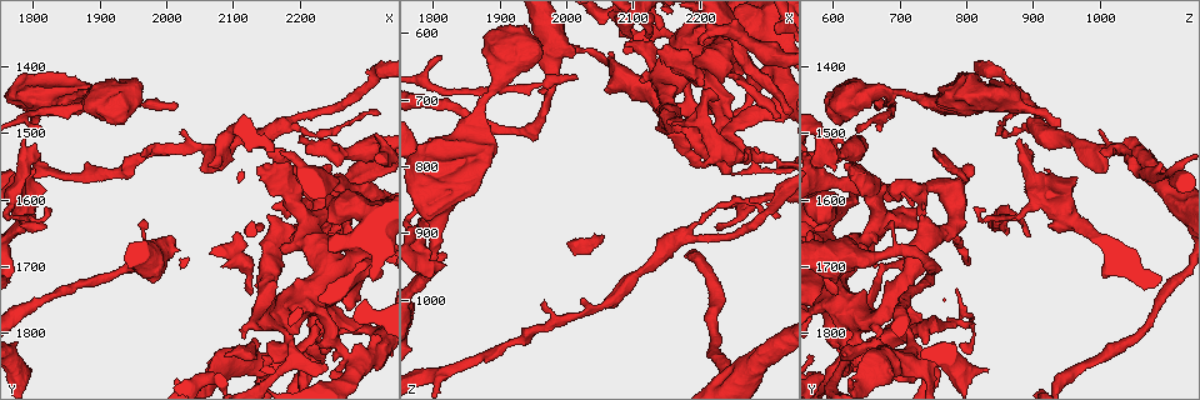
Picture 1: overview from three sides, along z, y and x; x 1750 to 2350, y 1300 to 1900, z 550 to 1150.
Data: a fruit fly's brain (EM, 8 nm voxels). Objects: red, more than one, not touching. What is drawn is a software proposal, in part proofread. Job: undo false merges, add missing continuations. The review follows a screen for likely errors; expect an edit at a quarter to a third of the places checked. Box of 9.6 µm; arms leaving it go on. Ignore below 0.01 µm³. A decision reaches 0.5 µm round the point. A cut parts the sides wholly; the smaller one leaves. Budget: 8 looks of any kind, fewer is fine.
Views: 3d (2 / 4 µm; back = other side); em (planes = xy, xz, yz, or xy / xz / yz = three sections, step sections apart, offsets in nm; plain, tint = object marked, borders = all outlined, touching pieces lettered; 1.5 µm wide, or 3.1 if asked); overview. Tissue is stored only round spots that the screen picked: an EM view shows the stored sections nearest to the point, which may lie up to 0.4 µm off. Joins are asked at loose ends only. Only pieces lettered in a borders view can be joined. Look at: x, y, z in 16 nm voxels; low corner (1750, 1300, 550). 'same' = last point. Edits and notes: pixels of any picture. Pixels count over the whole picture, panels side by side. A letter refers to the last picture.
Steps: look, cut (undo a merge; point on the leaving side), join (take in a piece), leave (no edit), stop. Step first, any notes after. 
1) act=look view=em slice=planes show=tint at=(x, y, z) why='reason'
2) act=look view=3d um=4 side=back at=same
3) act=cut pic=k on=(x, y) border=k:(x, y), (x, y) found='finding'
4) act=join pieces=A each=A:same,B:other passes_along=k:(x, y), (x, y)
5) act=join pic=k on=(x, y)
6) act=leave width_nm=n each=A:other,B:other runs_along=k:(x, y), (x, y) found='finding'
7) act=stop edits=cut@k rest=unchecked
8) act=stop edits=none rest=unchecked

act=look view=3d um=2 side=back at=(1875, 1440, 700) why='four or more arms meet'

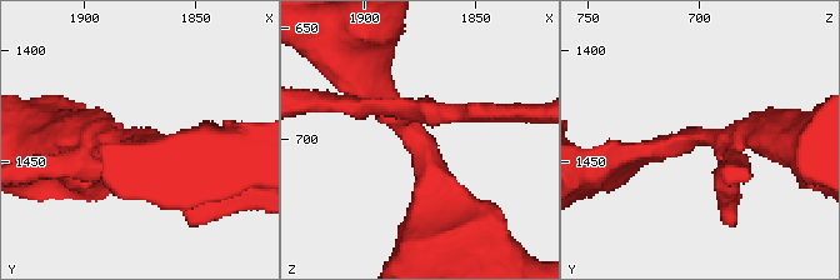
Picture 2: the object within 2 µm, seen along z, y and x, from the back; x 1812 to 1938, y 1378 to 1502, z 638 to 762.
act=look view=em slice=planes show=borders at=(1874, 1439, 700) arms=4

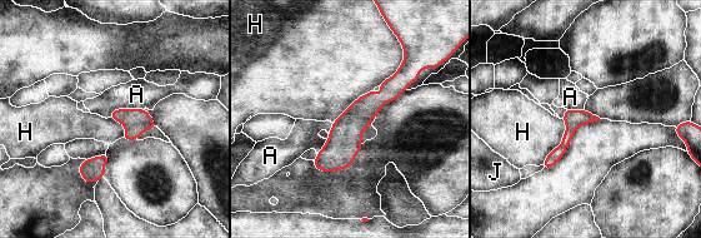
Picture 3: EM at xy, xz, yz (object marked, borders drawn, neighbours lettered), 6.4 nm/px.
act=cut pic=3 on=(559, 152) width_nm=110 each=A:other,H:other,J:other border=3:(561, 144), (565, 147) found='a second cell is stuck on'

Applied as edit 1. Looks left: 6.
act=look view=overview why='see it whole again'

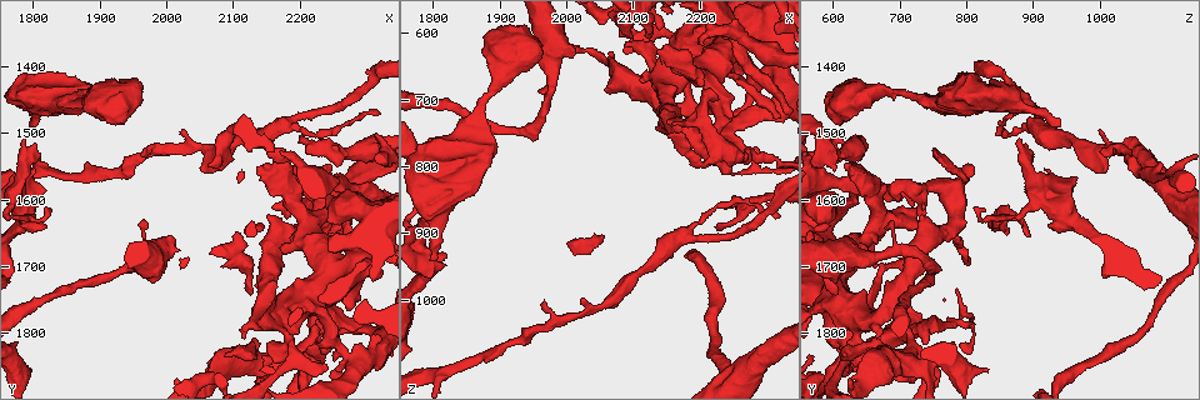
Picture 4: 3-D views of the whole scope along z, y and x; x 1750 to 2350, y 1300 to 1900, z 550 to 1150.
act=look view=3d um=4 at=(2085, 1555, 605) why='free end'

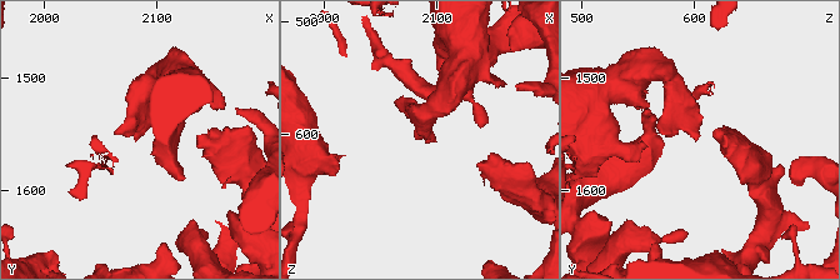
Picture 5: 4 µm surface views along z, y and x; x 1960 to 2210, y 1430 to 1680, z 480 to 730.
act=look view=em slice=planes show=borders at=(2082, 1556, 602)

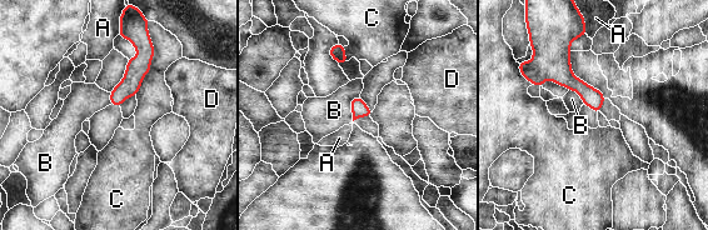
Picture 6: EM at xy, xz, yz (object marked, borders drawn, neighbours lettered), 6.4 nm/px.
act=leave each=A:other,B:other,C:other,D:other border=6:(359, 95), (350, 100), (353, 120) found='none of them fits'

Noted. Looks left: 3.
act=look view=em slice=planes show=plain at=(2205, 1505, 615)

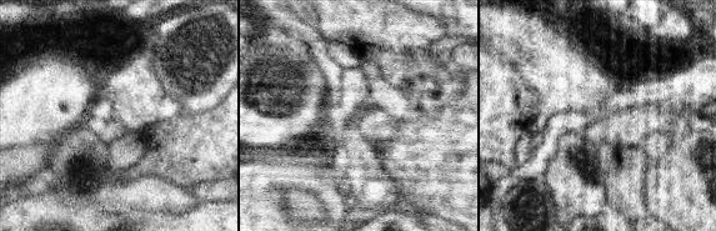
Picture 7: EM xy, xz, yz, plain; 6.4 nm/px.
act=look view=em slice=planes show=borders at=same why='see the neighbours'

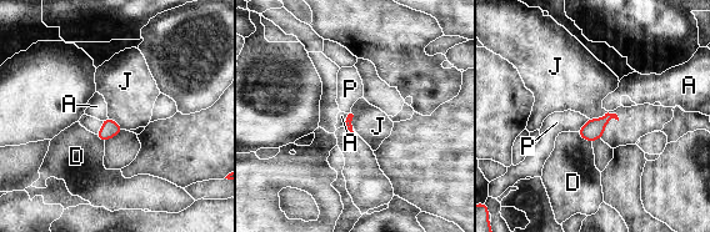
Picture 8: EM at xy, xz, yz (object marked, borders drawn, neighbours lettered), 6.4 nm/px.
act=leave each=A:other,D:other,J:other,P:other border=8:(608, 111), (601, 116), (589, 119) found='none of them fits'

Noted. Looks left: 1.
act=stop edits=cut@3 rest=unchecked

